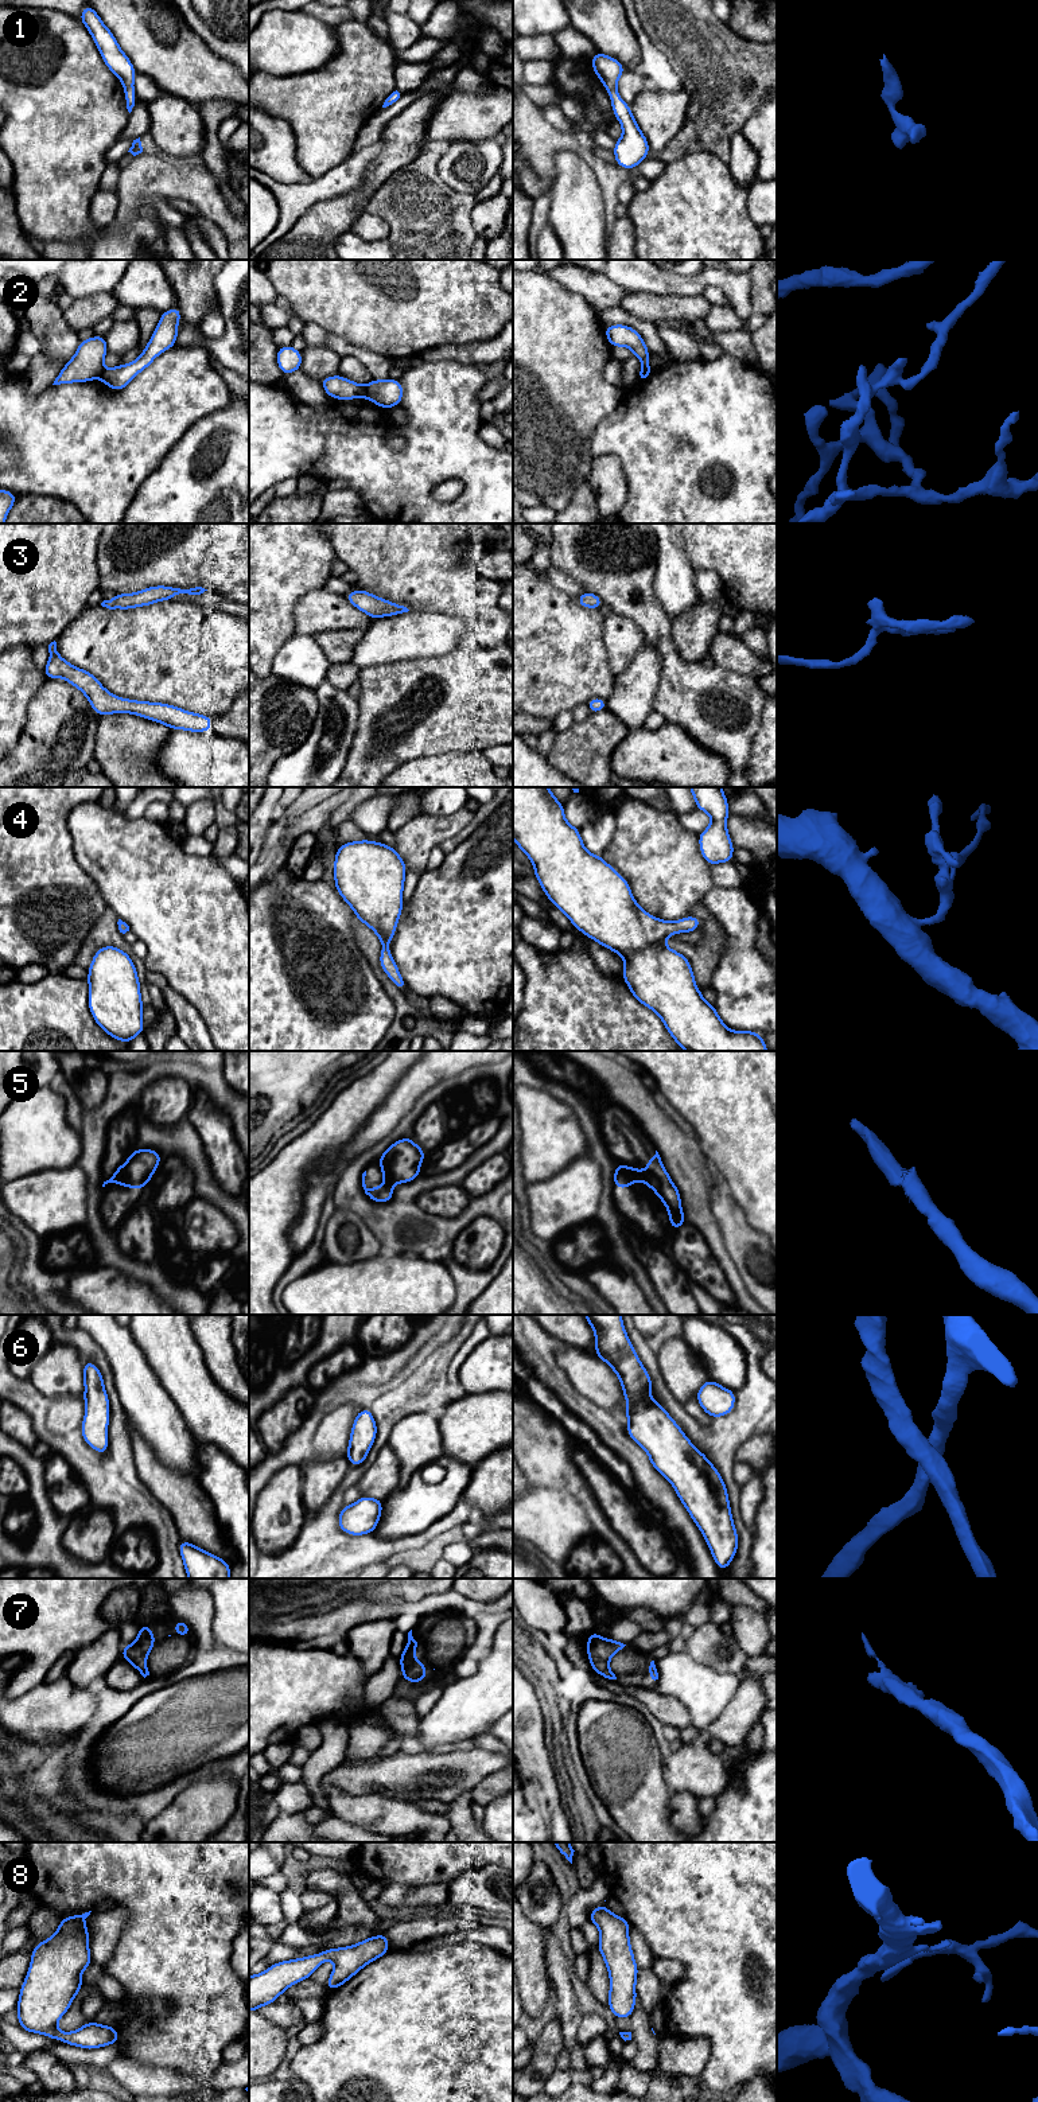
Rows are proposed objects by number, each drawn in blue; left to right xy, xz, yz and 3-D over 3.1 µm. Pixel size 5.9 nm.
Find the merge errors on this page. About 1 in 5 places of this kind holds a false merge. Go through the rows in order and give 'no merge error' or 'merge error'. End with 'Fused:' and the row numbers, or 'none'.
1: no merge error
2: merge error
3: no merge error
4: no merge error
5: merge error
6: no merge error
7: no merge error
8: no merge error
Fused: 2, 5

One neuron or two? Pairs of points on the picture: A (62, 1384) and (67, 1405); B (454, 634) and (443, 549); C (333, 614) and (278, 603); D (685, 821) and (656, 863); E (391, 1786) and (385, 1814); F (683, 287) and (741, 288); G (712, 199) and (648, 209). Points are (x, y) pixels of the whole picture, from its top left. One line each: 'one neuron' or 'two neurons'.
A: two neurons
B: two neurons
C: two neurons
D: two neurons
E: two neurons
F: one neuron
G: one neuron

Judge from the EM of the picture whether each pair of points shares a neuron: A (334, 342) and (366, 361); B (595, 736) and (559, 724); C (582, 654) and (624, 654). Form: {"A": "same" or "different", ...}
{"A": "same", "B": "different", "C": "different"}

